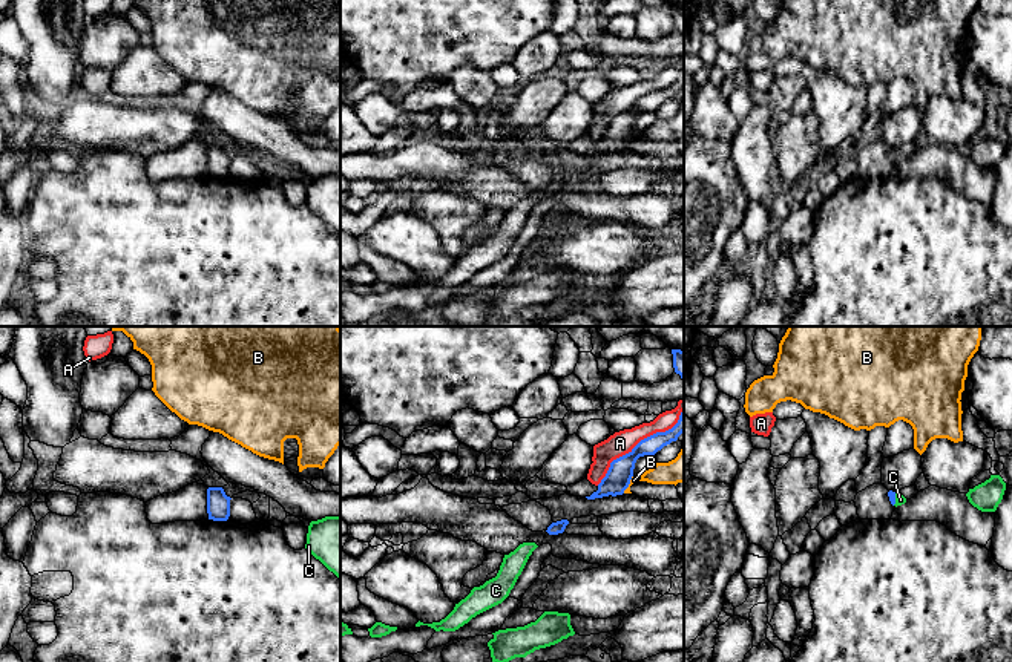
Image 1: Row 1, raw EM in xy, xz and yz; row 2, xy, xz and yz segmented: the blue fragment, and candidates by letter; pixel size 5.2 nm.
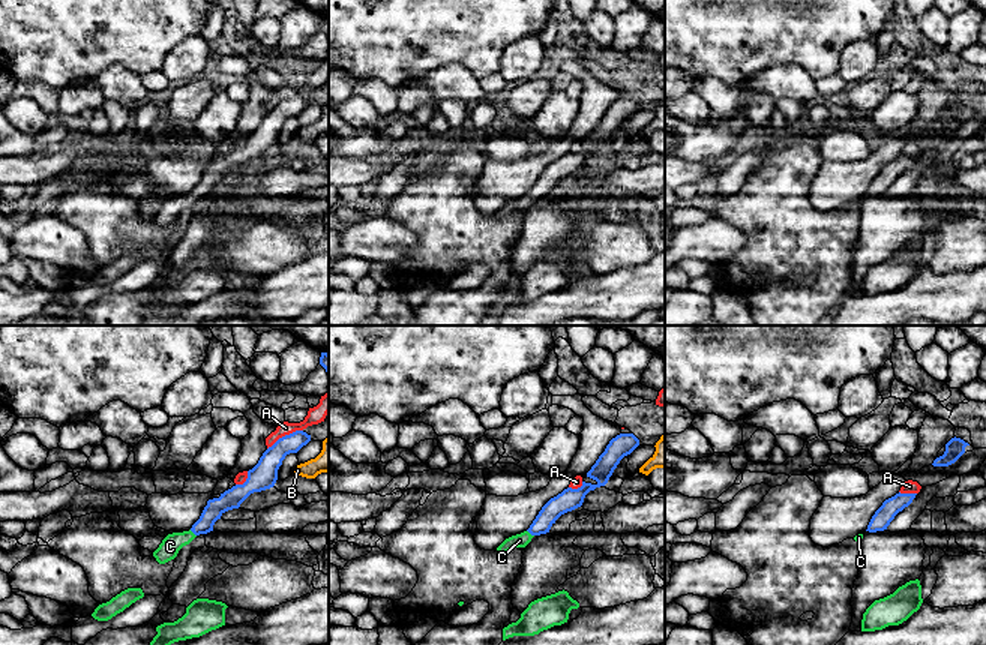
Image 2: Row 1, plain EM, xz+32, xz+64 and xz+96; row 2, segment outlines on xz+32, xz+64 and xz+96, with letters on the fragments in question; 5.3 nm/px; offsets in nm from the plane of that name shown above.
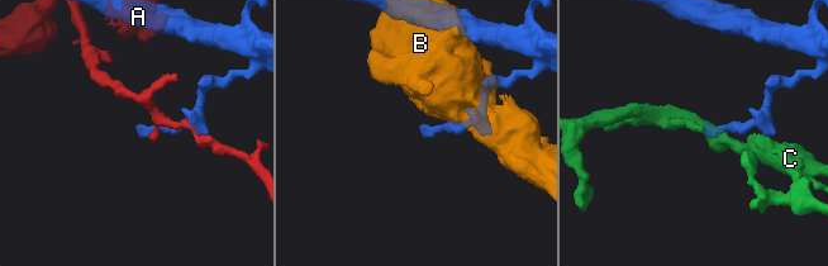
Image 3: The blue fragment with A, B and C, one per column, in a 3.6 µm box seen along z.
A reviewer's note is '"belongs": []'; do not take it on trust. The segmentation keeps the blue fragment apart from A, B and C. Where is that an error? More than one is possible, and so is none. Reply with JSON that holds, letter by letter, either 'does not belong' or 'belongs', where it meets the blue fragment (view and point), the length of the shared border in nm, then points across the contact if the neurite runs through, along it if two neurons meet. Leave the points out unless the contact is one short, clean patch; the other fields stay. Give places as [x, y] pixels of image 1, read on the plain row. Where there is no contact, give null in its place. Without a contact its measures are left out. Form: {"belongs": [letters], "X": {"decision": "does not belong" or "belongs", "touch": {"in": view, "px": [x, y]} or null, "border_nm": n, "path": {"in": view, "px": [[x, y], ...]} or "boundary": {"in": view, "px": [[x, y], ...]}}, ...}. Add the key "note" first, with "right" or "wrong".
{"note": "right", "belongs": [], "A": {"decision": "does not belong", "touch": {"in": "xz", "px": [640, 98]}, "border_nm": 600}, "B": {"decision": "does not belong", "touch": {"in": "xz", "px": [627, 141]}, "border_nm": 110}, "C": {"decision": "does not belong", "touch": {"in": "yz", "px": [894, 155]}, "border_nm": 70, "boundary": {"in": "yz", "px": [[896, 149], [893, 161]]}}}

